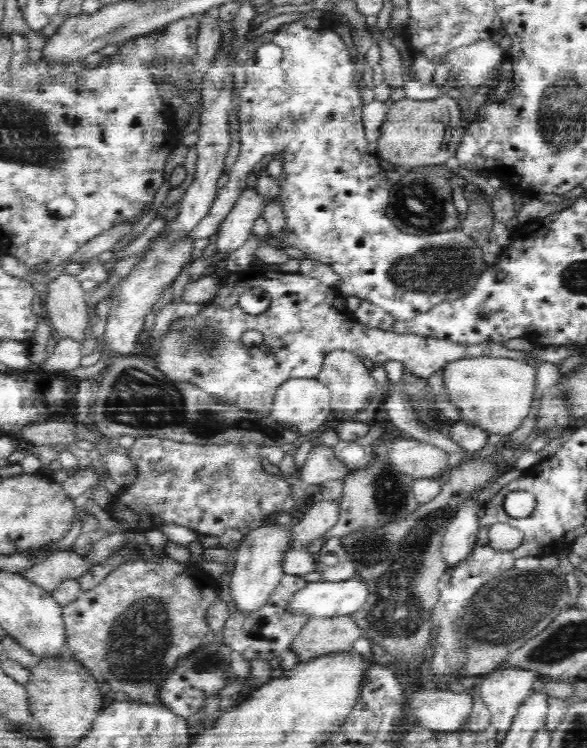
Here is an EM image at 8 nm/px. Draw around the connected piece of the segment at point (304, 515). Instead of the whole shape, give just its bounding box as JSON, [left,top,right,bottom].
[292,500,339,548]

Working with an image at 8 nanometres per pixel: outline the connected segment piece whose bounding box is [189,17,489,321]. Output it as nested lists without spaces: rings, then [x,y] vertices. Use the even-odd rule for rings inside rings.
[[[306,18],[298,19],[290,24],[281,25],[279,28],[272,32],[265,32],[253,42],[253,47],[259,47],[266,43],[276,43],[282,50],[284,50],[284,56],[282,56],[282,62],[278,64],[278,68],[270,68],[270,70],[262,70],[258,66],[254,66],[252,56],[247,64],[247,76],[246,85],[240,92],[240,104],[238,108],[238,120],[240,123],[240,152],[237,157],[237,161],[231,167],[228,173],[227,184],[218,190],[216,198],[212,203],[210,212],[200,220],[200,222],[189,232],[189,238],[196,240],[198,238],[209,238],[210,235],[217,232],[220,228],[221,222],[226,220],[230,210],[234,208],[235,200],[241,193],[241,189],[245,186],[245,182],[248,182],[248,174],[254,167],[254,165],[262,160],[262,158],[268,154],[274,154],[282,158],[282,171],[278,177],[276,177],[276,186],[279,186],[280,192],[278,199],[280,206],[283,207],[285,215],[285,226],[281,230],[281,234],[278,236],[257,236],[250,235],[248,240],[244,242],[240,248],[232,251],[227,259],[219,260],[215,263],[216,270],[224,269],[231,273],[241,273],[242,271],[251,270],[251,264],[254,261],[255,250],[259,245],[259,242],[266,242],[275,244],[277,247],[294,246],[299,248],[306,254],[306,258],[318,261],[322,264],[328,264],[332,266],[334,272],[340,275],[343,283],[340,286],[340,291],[343,295],[357,296],[360,299],[364,299],[381,309],[384,309],[387,313],[390,313],[395,319],[402,321],[411,321],[417,314],[427,311],[429,308],[436,306],[439,302],[452,302],[453,299],[460,298],[464,295],[474,283],[477,281],[478,275],[486,270],[489,265],[482,259],[482,251],[480,248],[481,243],[474,242],[471,236],[468,236],[466,231],[462,228],[456,228],[454,230],[434,233],[430,235],[409,235],[402,232],[386,215],[387,206],[389,204],[389,194],[392,190],[392,182],[386,177],[386,170],[381,167],[381,161],[379,160],[374,144],[371,143],[365,135],[365,128],[362,122],[362,111],[364,103],[360,97],[360,91],[358,90],[359,84],[357,74],[356,63],[357,60],[353,59],[350,55],[348,46],[341,40],[340,36],[333,34],[325,34],[320,32],[321,21],[318,18]]]

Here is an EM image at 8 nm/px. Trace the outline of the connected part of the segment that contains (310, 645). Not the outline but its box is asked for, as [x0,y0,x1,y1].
[290,615,362,663]

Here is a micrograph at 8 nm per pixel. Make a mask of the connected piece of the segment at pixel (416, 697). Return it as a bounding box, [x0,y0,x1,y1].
[408,687,474,731]

